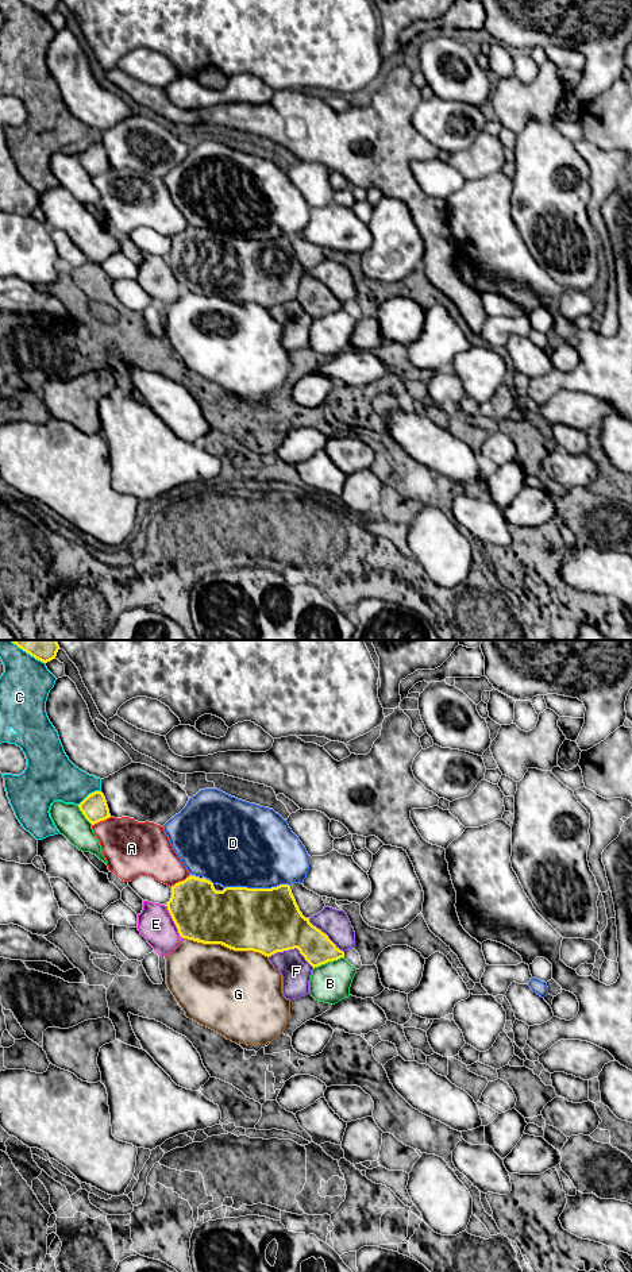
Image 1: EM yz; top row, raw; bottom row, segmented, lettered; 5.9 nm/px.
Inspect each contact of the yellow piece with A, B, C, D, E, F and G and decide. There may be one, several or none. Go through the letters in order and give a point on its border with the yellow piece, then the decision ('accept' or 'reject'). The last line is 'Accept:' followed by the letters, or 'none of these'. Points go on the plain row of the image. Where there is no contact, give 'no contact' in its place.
A: yz (100, 172) | reject
B: yz (328, 312) | reject
C: yz (89, 146) | reject
D: yz (257, 241) | reject
E: yz (173, 272) | reject
F: yz (292, 300) | accept
G: yz (226, 297) | reject
Accept: F

